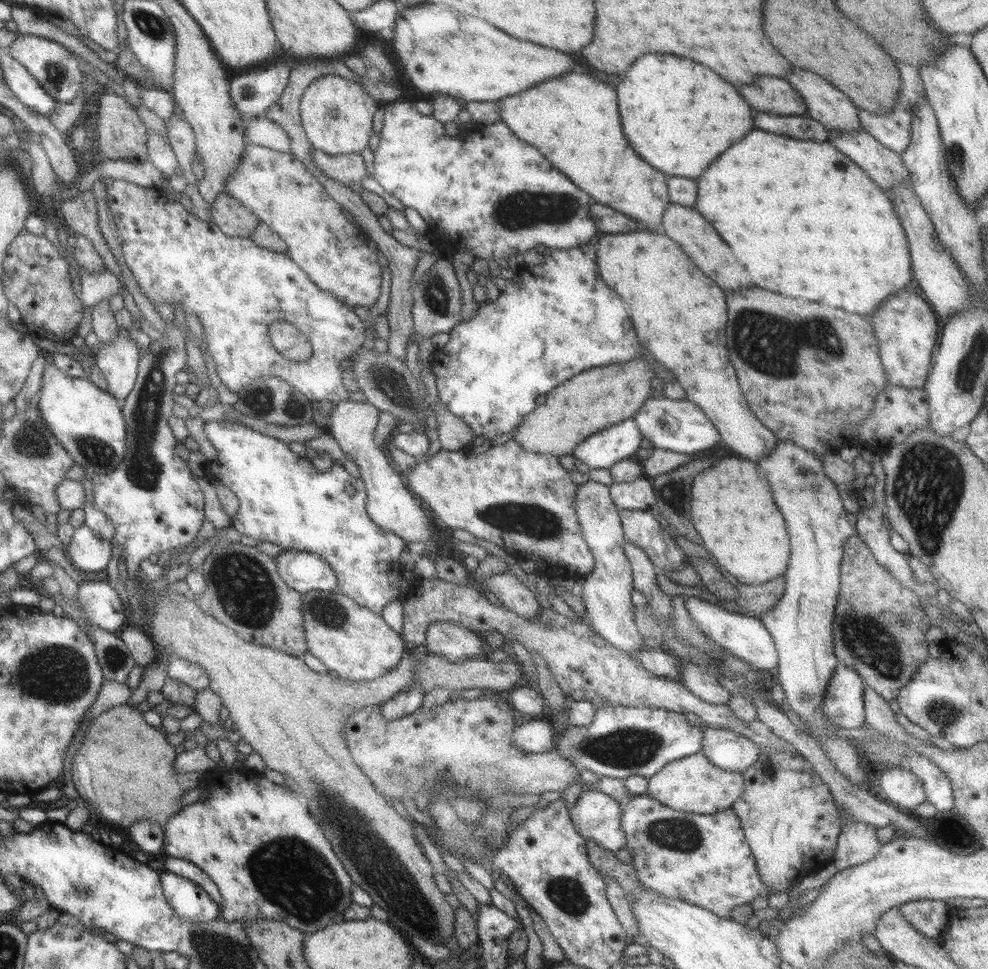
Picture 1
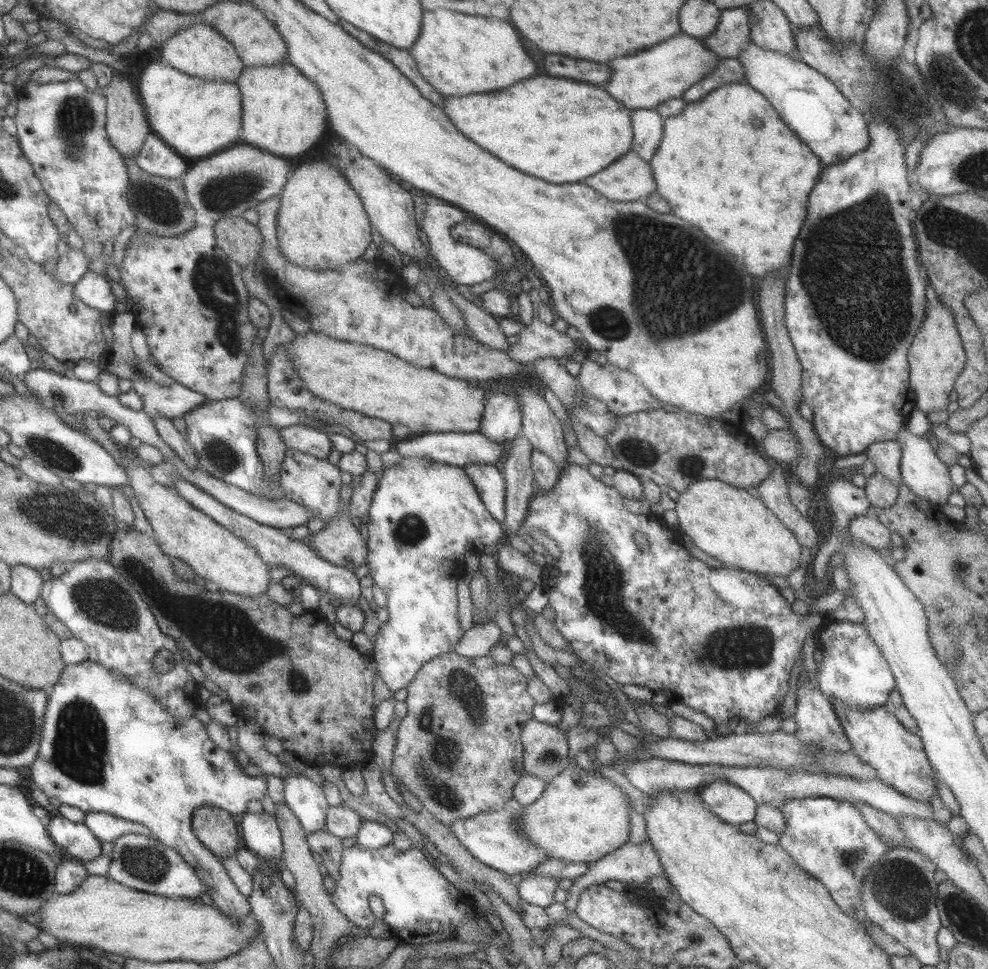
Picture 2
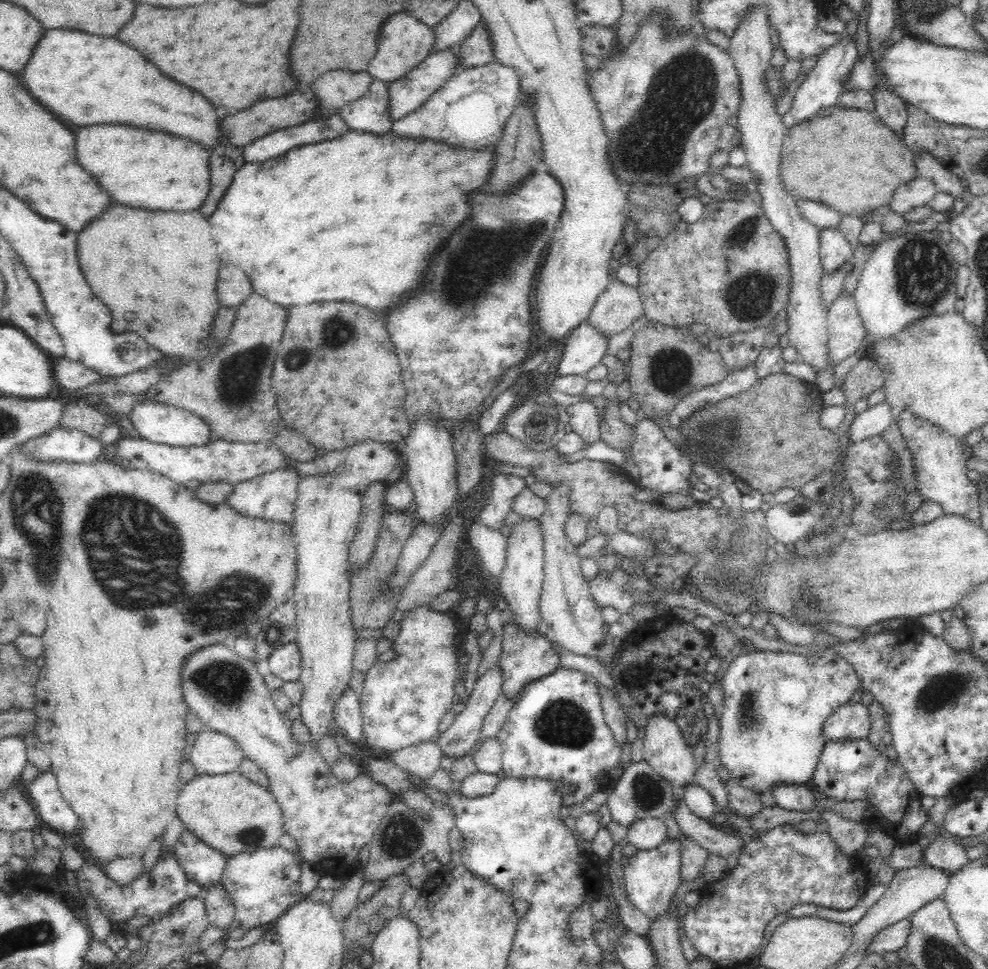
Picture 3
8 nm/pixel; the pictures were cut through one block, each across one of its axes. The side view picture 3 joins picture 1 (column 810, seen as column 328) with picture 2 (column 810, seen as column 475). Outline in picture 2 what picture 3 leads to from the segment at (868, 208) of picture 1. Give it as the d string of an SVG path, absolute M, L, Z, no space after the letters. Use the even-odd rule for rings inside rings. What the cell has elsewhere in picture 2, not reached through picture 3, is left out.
M732 82L730 84L724 84L712 90L708 96L692 102L687 103L686 108L682 110L682 114L678 116L670 116L664 120L664 136L658 144L658 150L656 154L652 156L650 160L650 166L652 167L652 173L654 173L654 179L656 179L656 185L658 186L659 194L662 194L668 202L670 202L670 208L672 208L672 214L676 214L678 218L698 226L708 238L720 242L730 254L734 254L736 258L740 258L746 266L746 272L754 276L754 282L760 282L768 276L776 276L780 274L790 262L792 262L792 250L794 250L794 240L796 236L800 234L800 228L808 216L806 212L806 206L808 206L808 194L812 192L816 180L818 180L818 174L821 174L822 161L812 154L812 150L798 140L798 136L782 122L782 118L778 116L778 112L772 108L772 104L768 102L768 99L758 92L752 85L745 82Z

